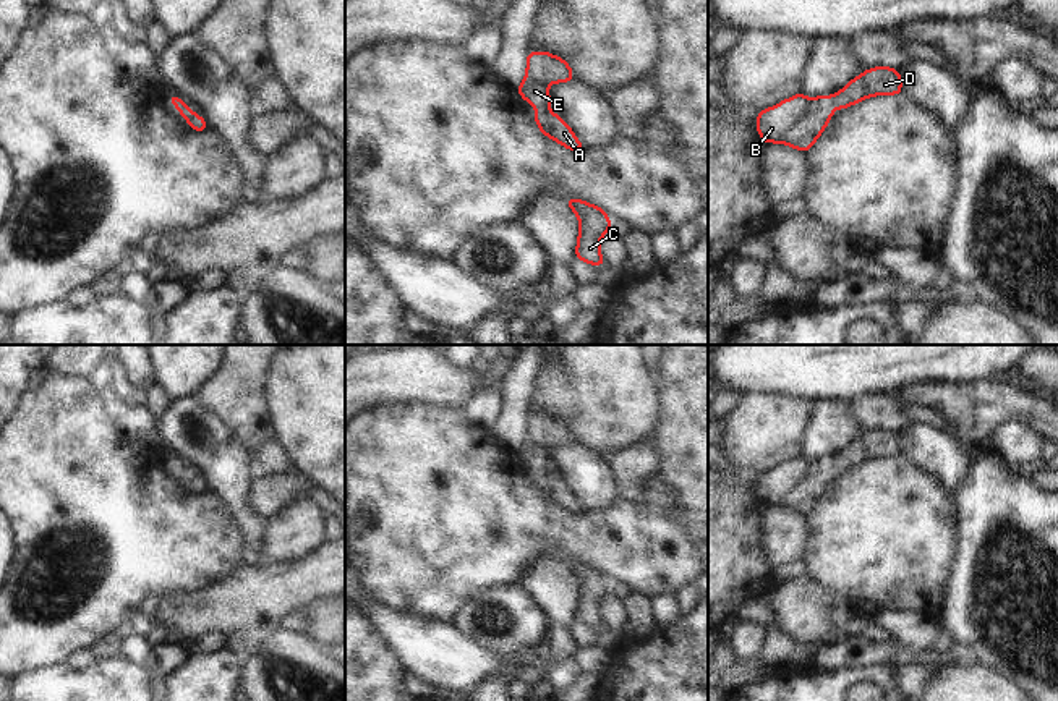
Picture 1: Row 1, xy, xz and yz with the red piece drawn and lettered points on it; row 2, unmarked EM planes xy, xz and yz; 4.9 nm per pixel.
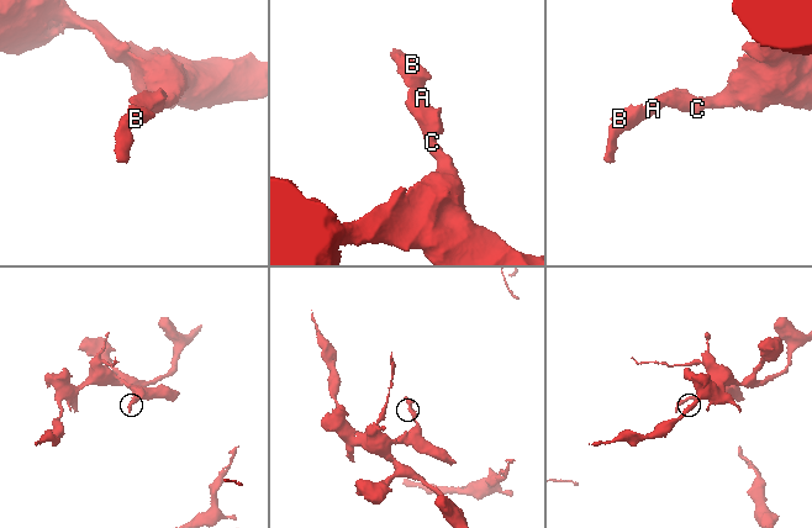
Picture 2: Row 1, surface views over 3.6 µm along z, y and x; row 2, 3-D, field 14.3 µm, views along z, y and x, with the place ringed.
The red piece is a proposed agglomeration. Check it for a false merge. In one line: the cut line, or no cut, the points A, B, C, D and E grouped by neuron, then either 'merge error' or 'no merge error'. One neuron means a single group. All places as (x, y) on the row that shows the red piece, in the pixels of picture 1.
cut none; groups A B C D E; no merge error

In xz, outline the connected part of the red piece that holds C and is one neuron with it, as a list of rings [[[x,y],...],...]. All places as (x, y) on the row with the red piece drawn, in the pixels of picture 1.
[[[567,198],[565,202],[580,220],[575,257],[591,266],[604,266],[606,261],[601,257],[598,243],[606,232],[611,232],[611,219],[601,207],[585,201]]]

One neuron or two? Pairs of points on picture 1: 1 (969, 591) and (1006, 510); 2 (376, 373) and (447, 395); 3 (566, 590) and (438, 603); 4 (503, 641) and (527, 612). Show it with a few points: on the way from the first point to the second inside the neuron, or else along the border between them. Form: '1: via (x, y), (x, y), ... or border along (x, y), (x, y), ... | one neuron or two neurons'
1: via (976, 572), (981, 567), (981, 546), (994, 530) | one neuron
2: via (394, 374), (423, 374), (430, 379) | one neuron
3: border along (543, 552), (524, 570), (516, 583) | two neurons
4: via (509, 635), (520, 619) | one neuron

